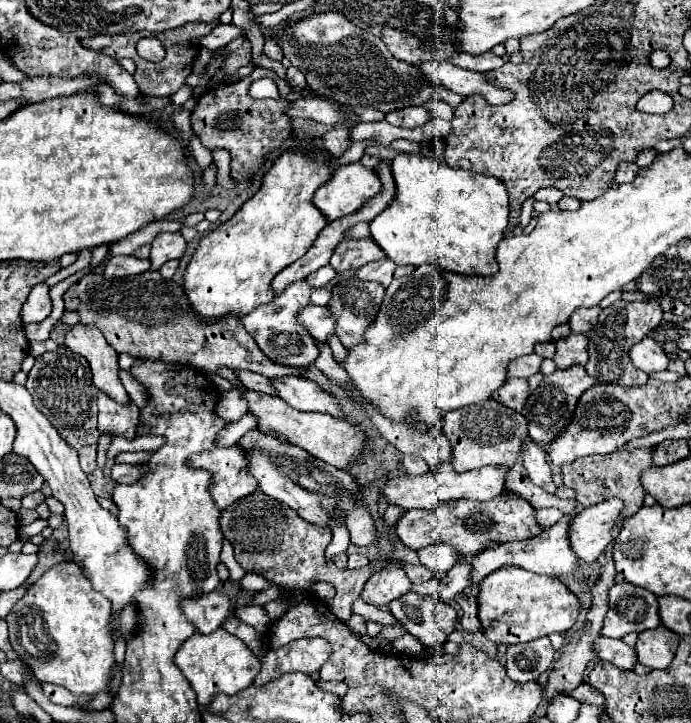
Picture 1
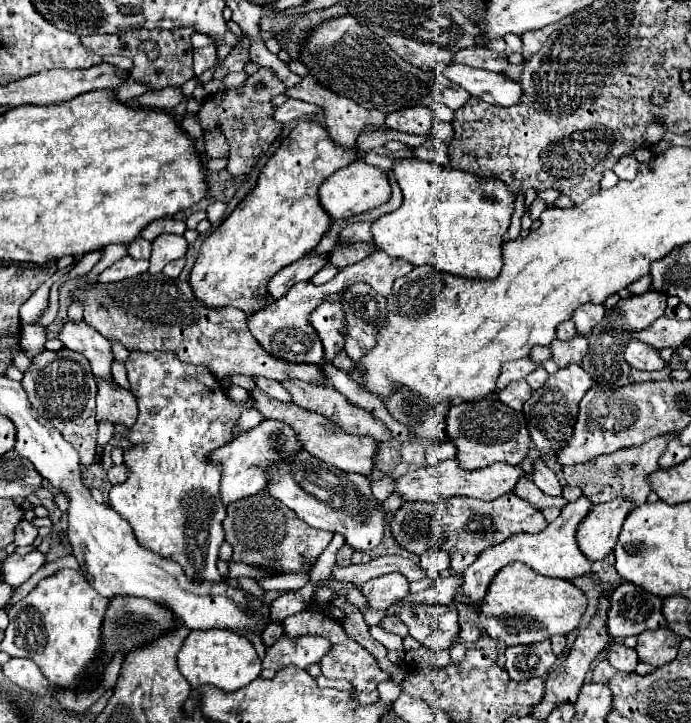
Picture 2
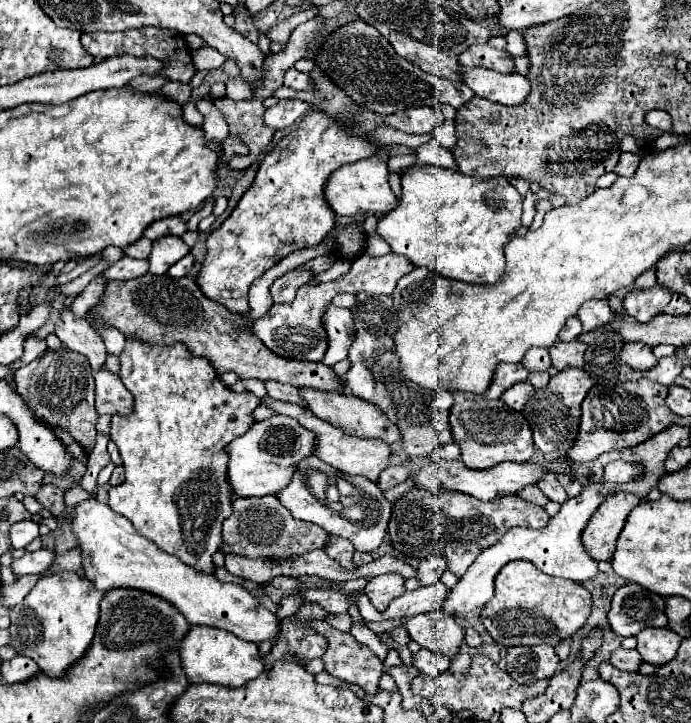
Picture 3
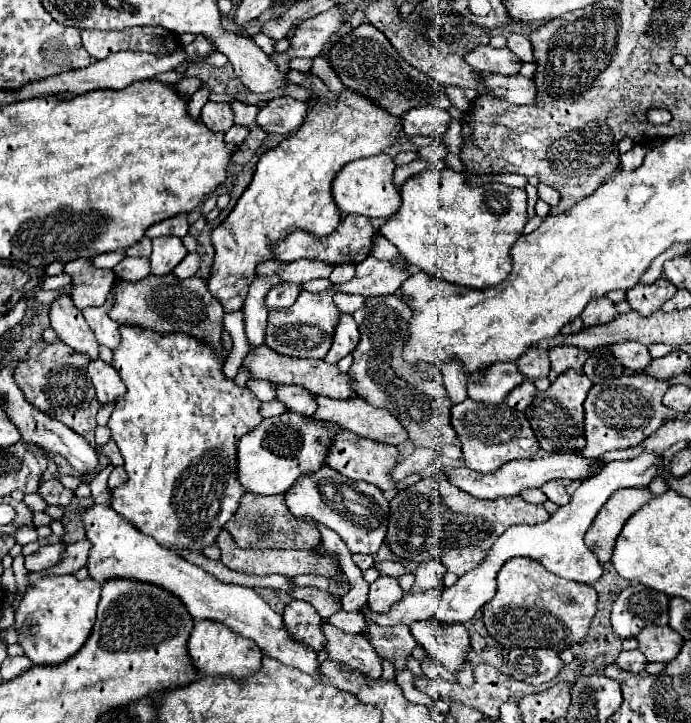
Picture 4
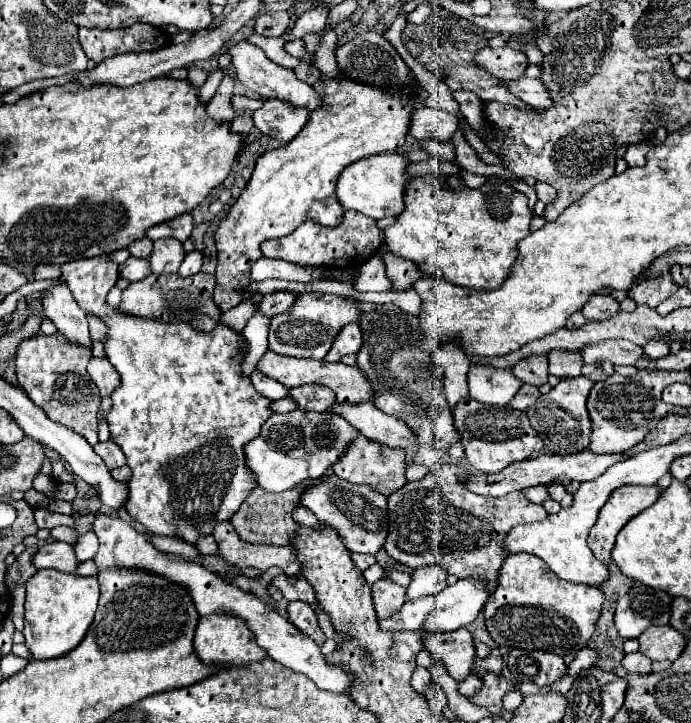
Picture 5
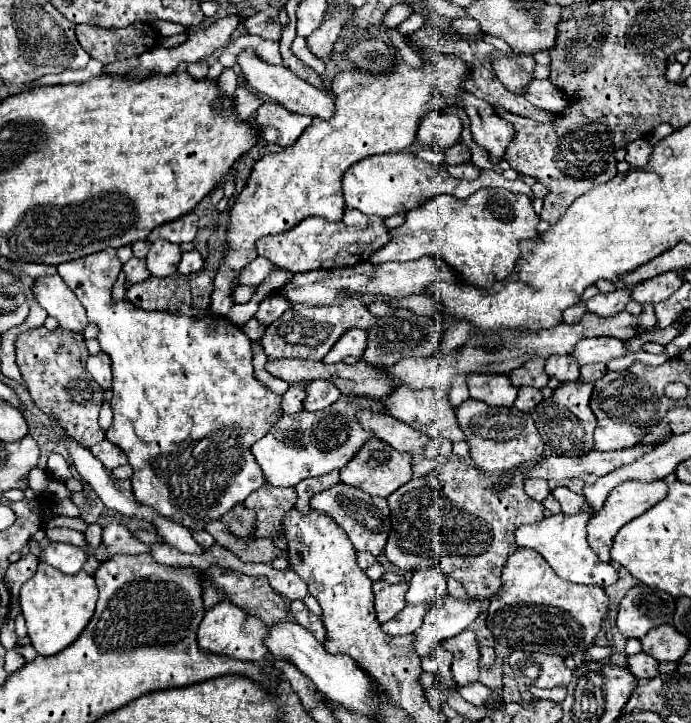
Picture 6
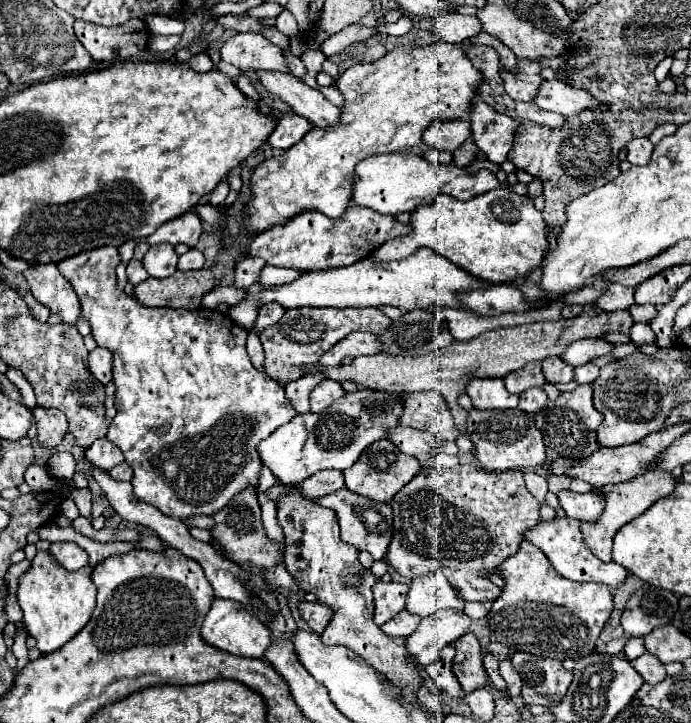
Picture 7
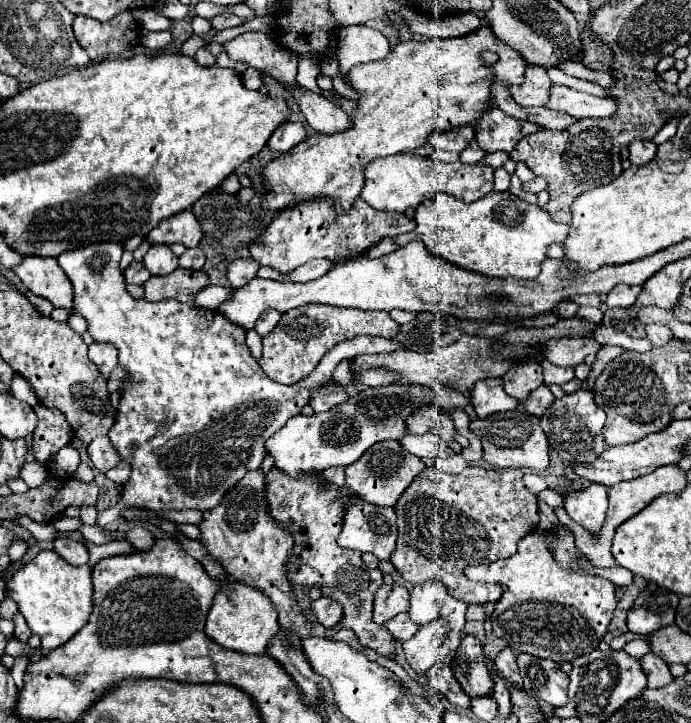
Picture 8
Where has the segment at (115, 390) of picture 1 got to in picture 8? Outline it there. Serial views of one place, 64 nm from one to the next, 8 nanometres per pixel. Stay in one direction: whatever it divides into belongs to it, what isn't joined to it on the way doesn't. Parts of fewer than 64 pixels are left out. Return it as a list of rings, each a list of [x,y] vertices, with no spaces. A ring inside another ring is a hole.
[[[26,256],[24,262],[12,270],[36,296],[72,314],[72,284],[54,258],[42,260],[38,256]]]

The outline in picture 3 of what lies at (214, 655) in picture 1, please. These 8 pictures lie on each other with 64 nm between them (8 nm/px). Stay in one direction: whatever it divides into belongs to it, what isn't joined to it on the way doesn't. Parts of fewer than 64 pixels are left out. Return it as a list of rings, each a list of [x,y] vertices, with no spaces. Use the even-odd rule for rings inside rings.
[[[192,626],[190,632],[184,636],[180,644],[180,662],[184,668],[184,674],[188,676],[190,684],[220,684],[238,688],[252,678],[260,676],[264,670],[262,658],[258,654],[258,644],[240,640],[238,636],[232,636],[230,632],[208,628],[208,626]]]

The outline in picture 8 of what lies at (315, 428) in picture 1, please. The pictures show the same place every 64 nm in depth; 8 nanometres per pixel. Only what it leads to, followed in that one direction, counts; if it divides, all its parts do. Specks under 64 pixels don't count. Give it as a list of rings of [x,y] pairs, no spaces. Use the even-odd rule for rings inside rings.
[[[380,442],[368,448],[356,464],[344,468],[346,472],[346,488],[354,494],[358,494],[362,500],[378,506],[396,506],[400,494],[410,486],[410,482],[424,470],[424,464],[420,458],[404,452],[404,448],[398,442]]]

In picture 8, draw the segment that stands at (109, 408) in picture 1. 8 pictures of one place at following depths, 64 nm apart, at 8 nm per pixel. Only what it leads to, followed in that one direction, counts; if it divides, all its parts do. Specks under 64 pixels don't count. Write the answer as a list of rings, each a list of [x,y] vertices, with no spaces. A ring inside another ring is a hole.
[[[94,342],[88,350],[88,358],[98,366],[98,372],[108,378],[110,372],[116,368],[118,364],[118,350],[112,344],[100,344]]]

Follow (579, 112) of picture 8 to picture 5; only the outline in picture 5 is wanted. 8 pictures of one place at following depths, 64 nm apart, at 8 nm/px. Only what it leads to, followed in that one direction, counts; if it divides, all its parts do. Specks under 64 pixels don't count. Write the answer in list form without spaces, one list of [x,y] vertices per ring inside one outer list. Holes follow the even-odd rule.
[[[522,76],[520,80],[500,80],[504,84],[504,88],[508,88],[518,100],[524,100],[528,106],[536,108],[536,110],[544,110],[548,106],[552,106],[550,94],[544,88],[544,84],[536,78],[526,78]]]

